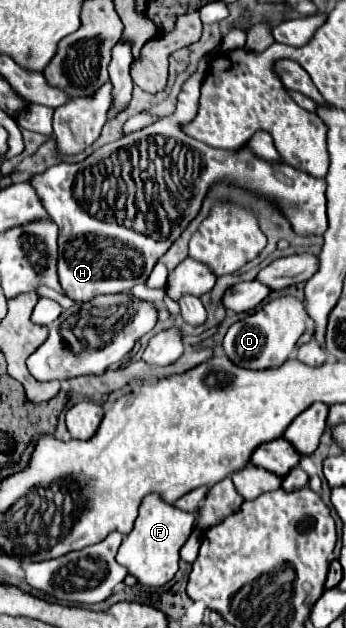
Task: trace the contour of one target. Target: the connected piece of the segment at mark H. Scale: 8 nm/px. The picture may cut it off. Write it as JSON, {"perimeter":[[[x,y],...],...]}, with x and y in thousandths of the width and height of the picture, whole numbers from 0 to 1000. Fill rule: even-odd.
{"perimeter":[[[601,88],[590,89],[564,116],[526,135],[503,183],[289,234],[231,260],[156,263],[139,272],[92,282],[92,298],[173,365],[168,438],[191,473],[214,479],[260,479],[277,470],[329,470],[416,451],[451,416],[572,342],[601,298],[642,285],[746,304],[786,320],[798,317],[803,330],[821,336],[861,374],[936,371],[942,285],[908,285],[902,279],[873,275],[838,263],[769,260],[746,250],[728,250],[717,234],[699,234],[694,240],[618,237],[526,209],[526,199],[561,189],[561,177],[572,177],[578,132],[604,110],[604,92]],[[318,272],[329,272],[341,298],[347,285],[387,285],[405,336],[399,342],[422,342],[422,365],[364,365],[358,358],[324,352],[289,352],[225,323],[214,311],[220,285],[243,279],[243,295],[231,291],[231,301],[295,301],[301,288],[318,285]]]}

